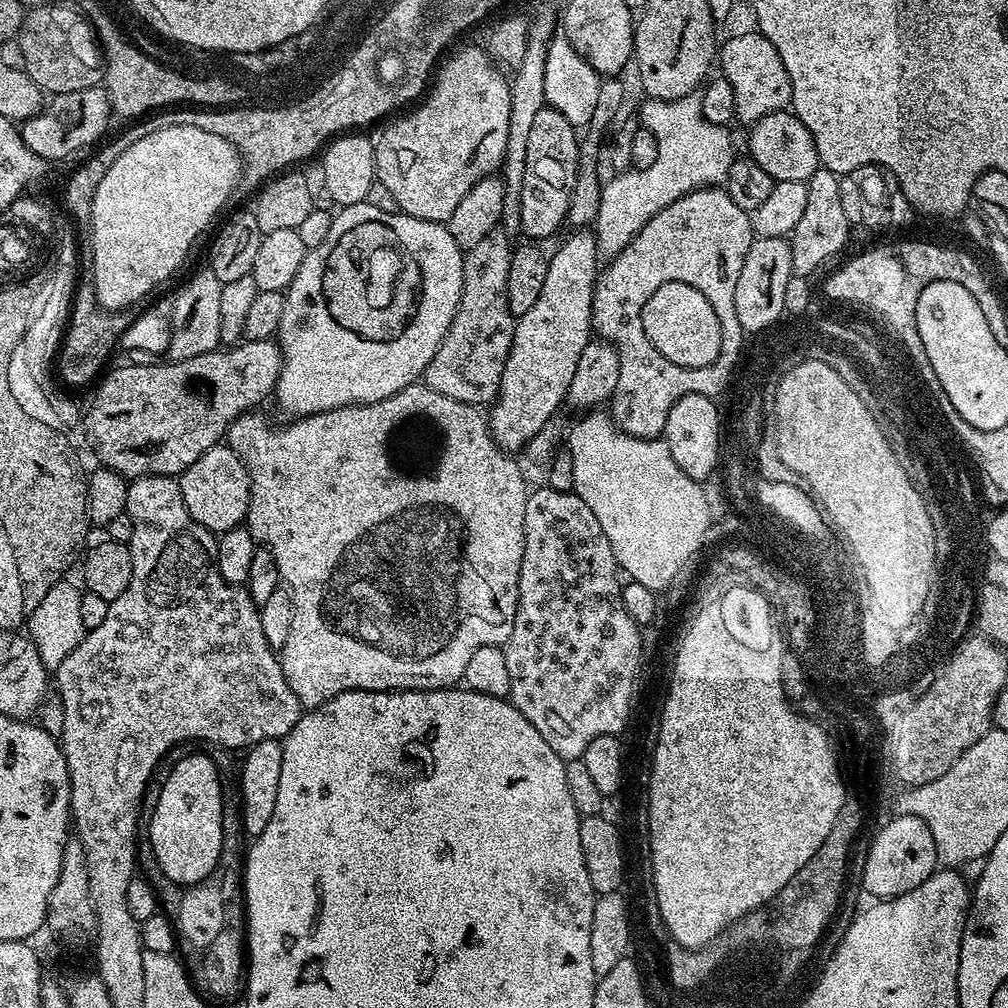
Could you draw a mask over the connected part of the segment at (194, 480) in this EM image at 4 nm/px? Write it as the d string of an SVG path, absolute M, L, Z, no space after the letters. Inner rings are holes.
M217 446L206 450L206 454L202 454L194 466L180 473L178 479L186 510L190 510L194 522L206 526L206 530L219 534L231 528L239 528L245 523L252 483L248 481L248 472L234 449Z

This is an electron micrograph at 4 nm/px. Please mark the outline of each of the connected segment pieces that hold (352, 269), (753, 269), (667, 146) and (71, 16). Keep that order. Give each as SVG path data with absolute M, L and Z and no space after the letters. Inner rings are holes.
M366 202L341 207L332 217L330 234L326 234L326 239L320 245L309 248L308 253L304 255L302 266L298 266L298 274L294 274L294 282L284 292L282 322L278 333L284 365L276 383L274 400L280 403L281 410L288 415L285 417L316 416L319 412L345 408L351 404L373 404L382 398L390 398L390 394L398 394L398 390L406 386L417 383L423 377L430 358L434 358L438 346L442 346L452 320L456 317L460 305L463 269L464 252L454 242L454 238L450 238L443 223L419 220L413 216L406 216L401 211L386 214L386 210L378 210L378 206L370 206Z
M756 238L753 239L748 253L742 262L742 274L738 274L738 286L734 286L734 314L738 314L738 322L745 333L763 333L770 326L772 317L777 313L784 314L786 282L794 275L792 271L792 246L785 238Z
M691 94L677 100L643 101L638 120L658 138L658 159L649 168L632 168L613 176L601 187L598 214L594 221L596 254L601 261L611 262L638 230L670 202L682 198L696 188L723 185L732 161L738 152L732 149L732 136L723 124L708 122L702 114L699 95Z
M62 2L33 13L26 12L17 40L25 55L24 71L49 95L72 93L72 88L92 84L98 78L98 60L88 28L80 16Z

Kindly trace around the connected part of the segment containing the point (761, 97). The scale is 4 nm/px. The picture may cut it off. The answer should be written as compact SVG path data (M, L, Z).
M759 30L740 32L718 48L718 68L725 78L734 86L734 106L736 120L745 126L757 124L766 114L785 111L792 102L790 74L786 74L786 66L782 66L782 58L778 58L778 50L770 46L770 42Z

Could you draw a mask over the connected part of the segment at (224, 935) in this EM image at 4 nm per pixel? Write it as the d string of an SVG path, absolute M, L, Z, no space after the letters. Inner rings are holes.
M191 743L176 744L160 759L158 766L154 766L138 810L136 858L143 879L155 887L163 911L176 927L178 952L193 985L213 1001L232 1000L241 995L246 984L246 901L242 895L242 878L236 875L236 816L228 812L228 848L222 848L224 868L218 868L220 876L216 879L209 876L202 884L179 886L173 880L163 879L158 858L154 858L154 850L148 844L150 818L154 806L158 806L158 794L176 761L191 756L193 751Z

